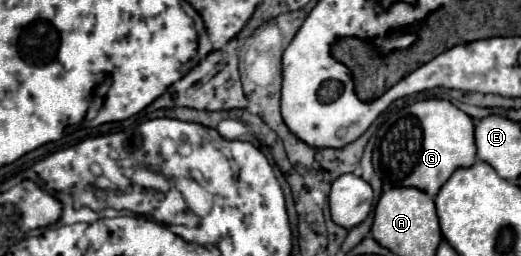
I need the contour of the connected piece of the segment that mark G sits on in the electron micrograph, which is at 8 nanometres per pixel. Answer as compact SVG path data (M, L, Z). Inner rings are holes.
M427 98L406 105L398 117L386 121L376 135L376 147L372 155L374 171L384 183L384 189L392 187L416 187L428 195L436 195L438 189L458 167L470 167L476 163L474 121L462 109L448 99Z

